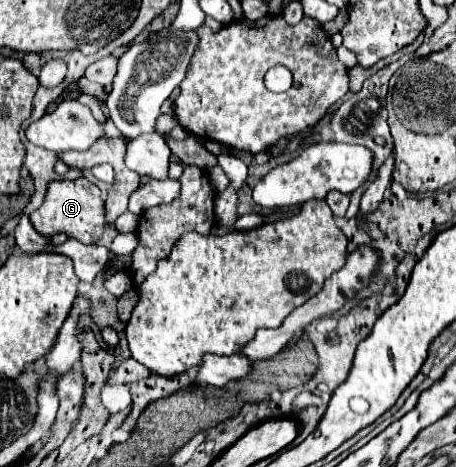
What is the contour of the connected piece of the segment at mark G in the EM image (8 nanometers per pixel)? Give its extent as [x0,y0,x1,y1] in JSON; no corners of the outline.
[30,178,106,244]

